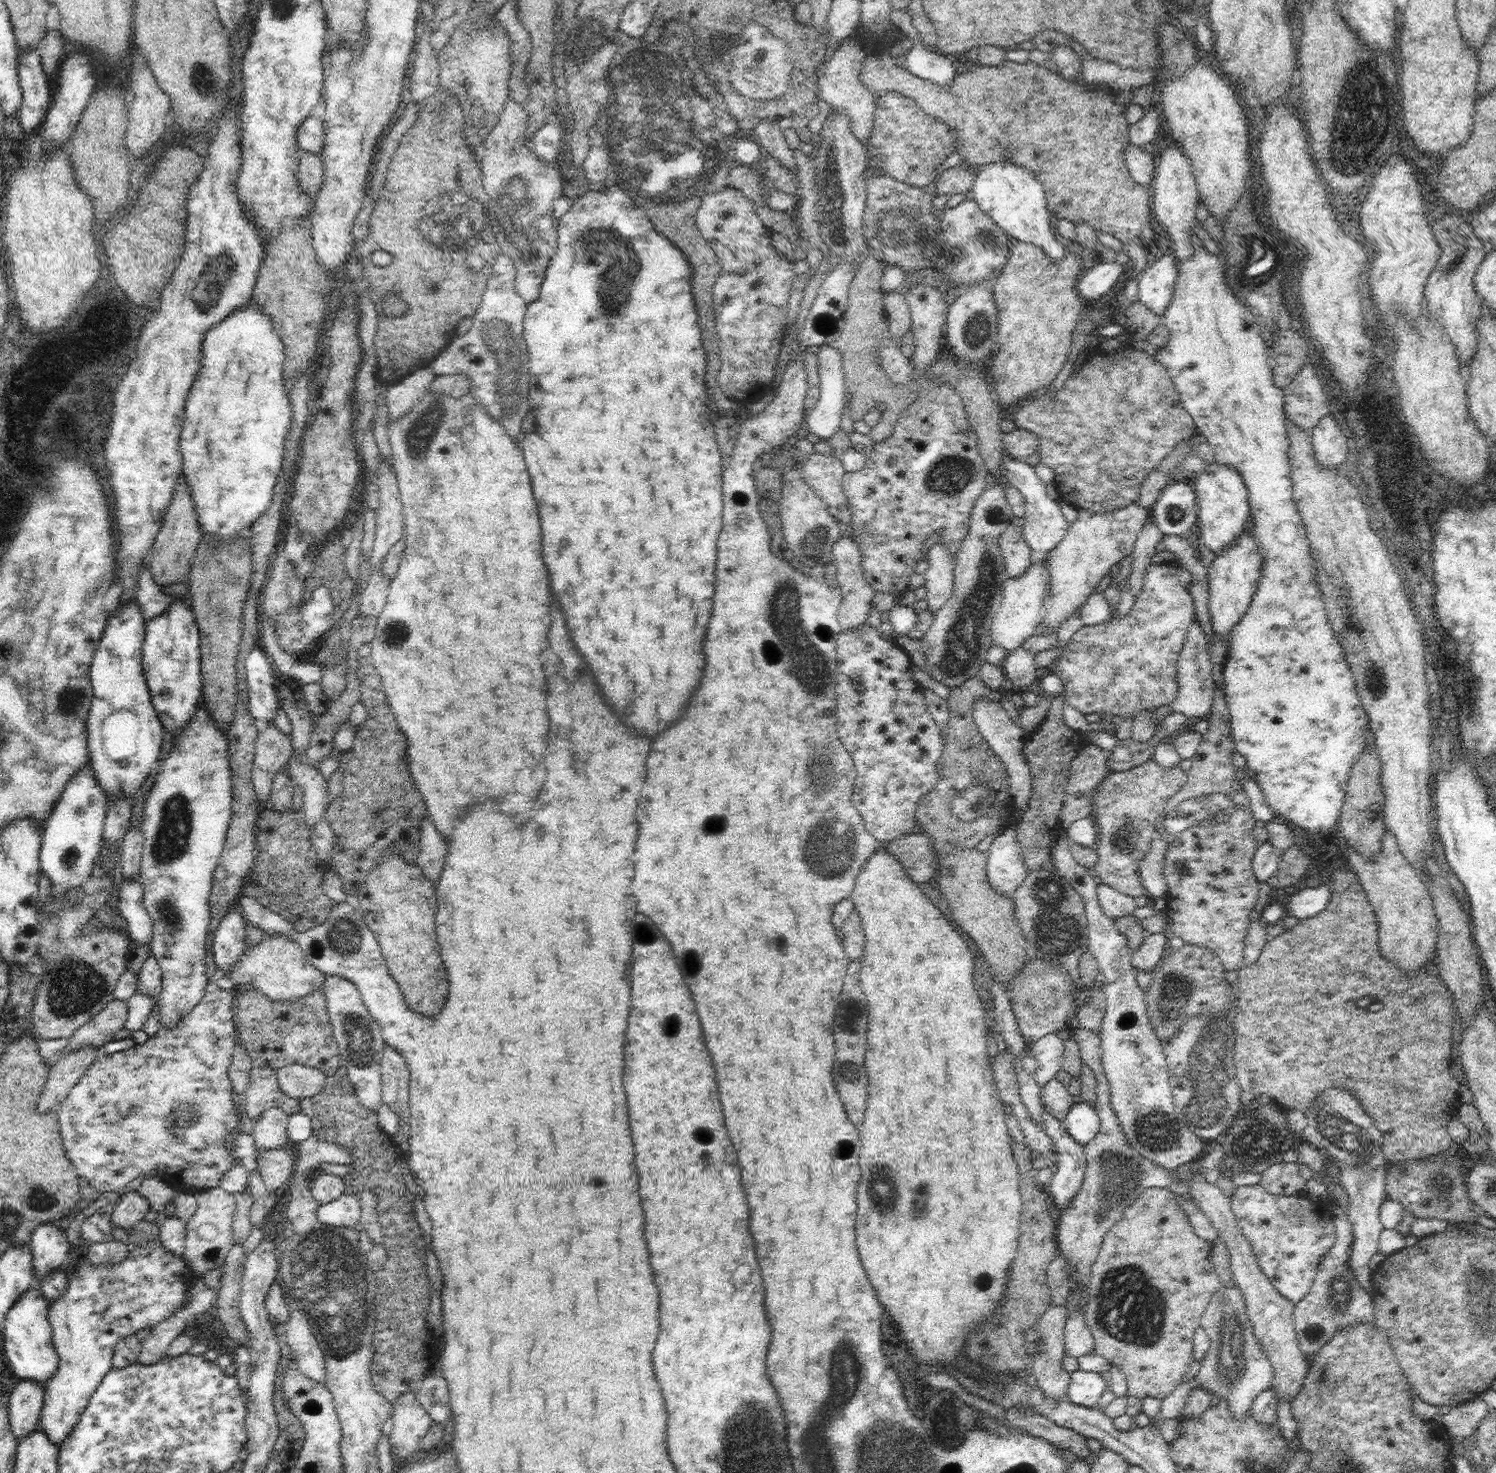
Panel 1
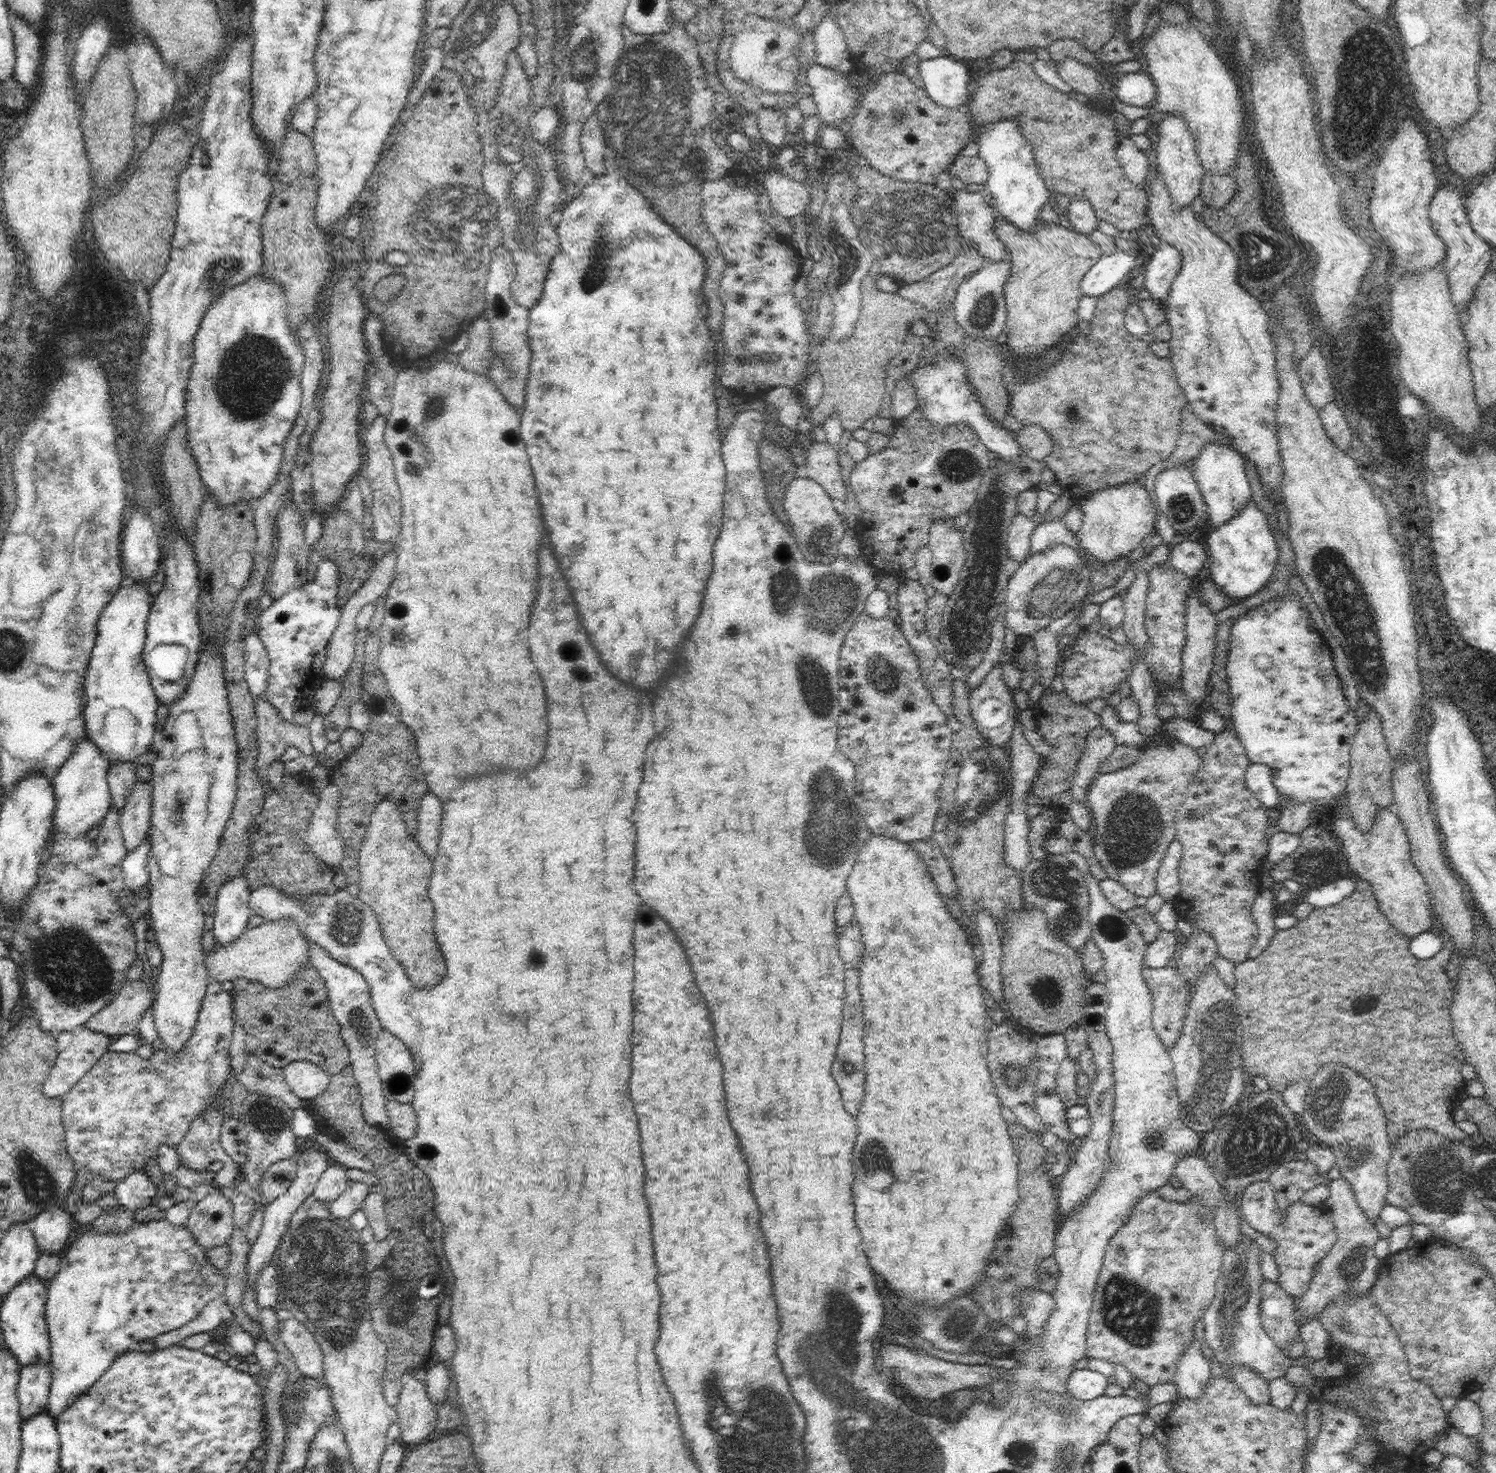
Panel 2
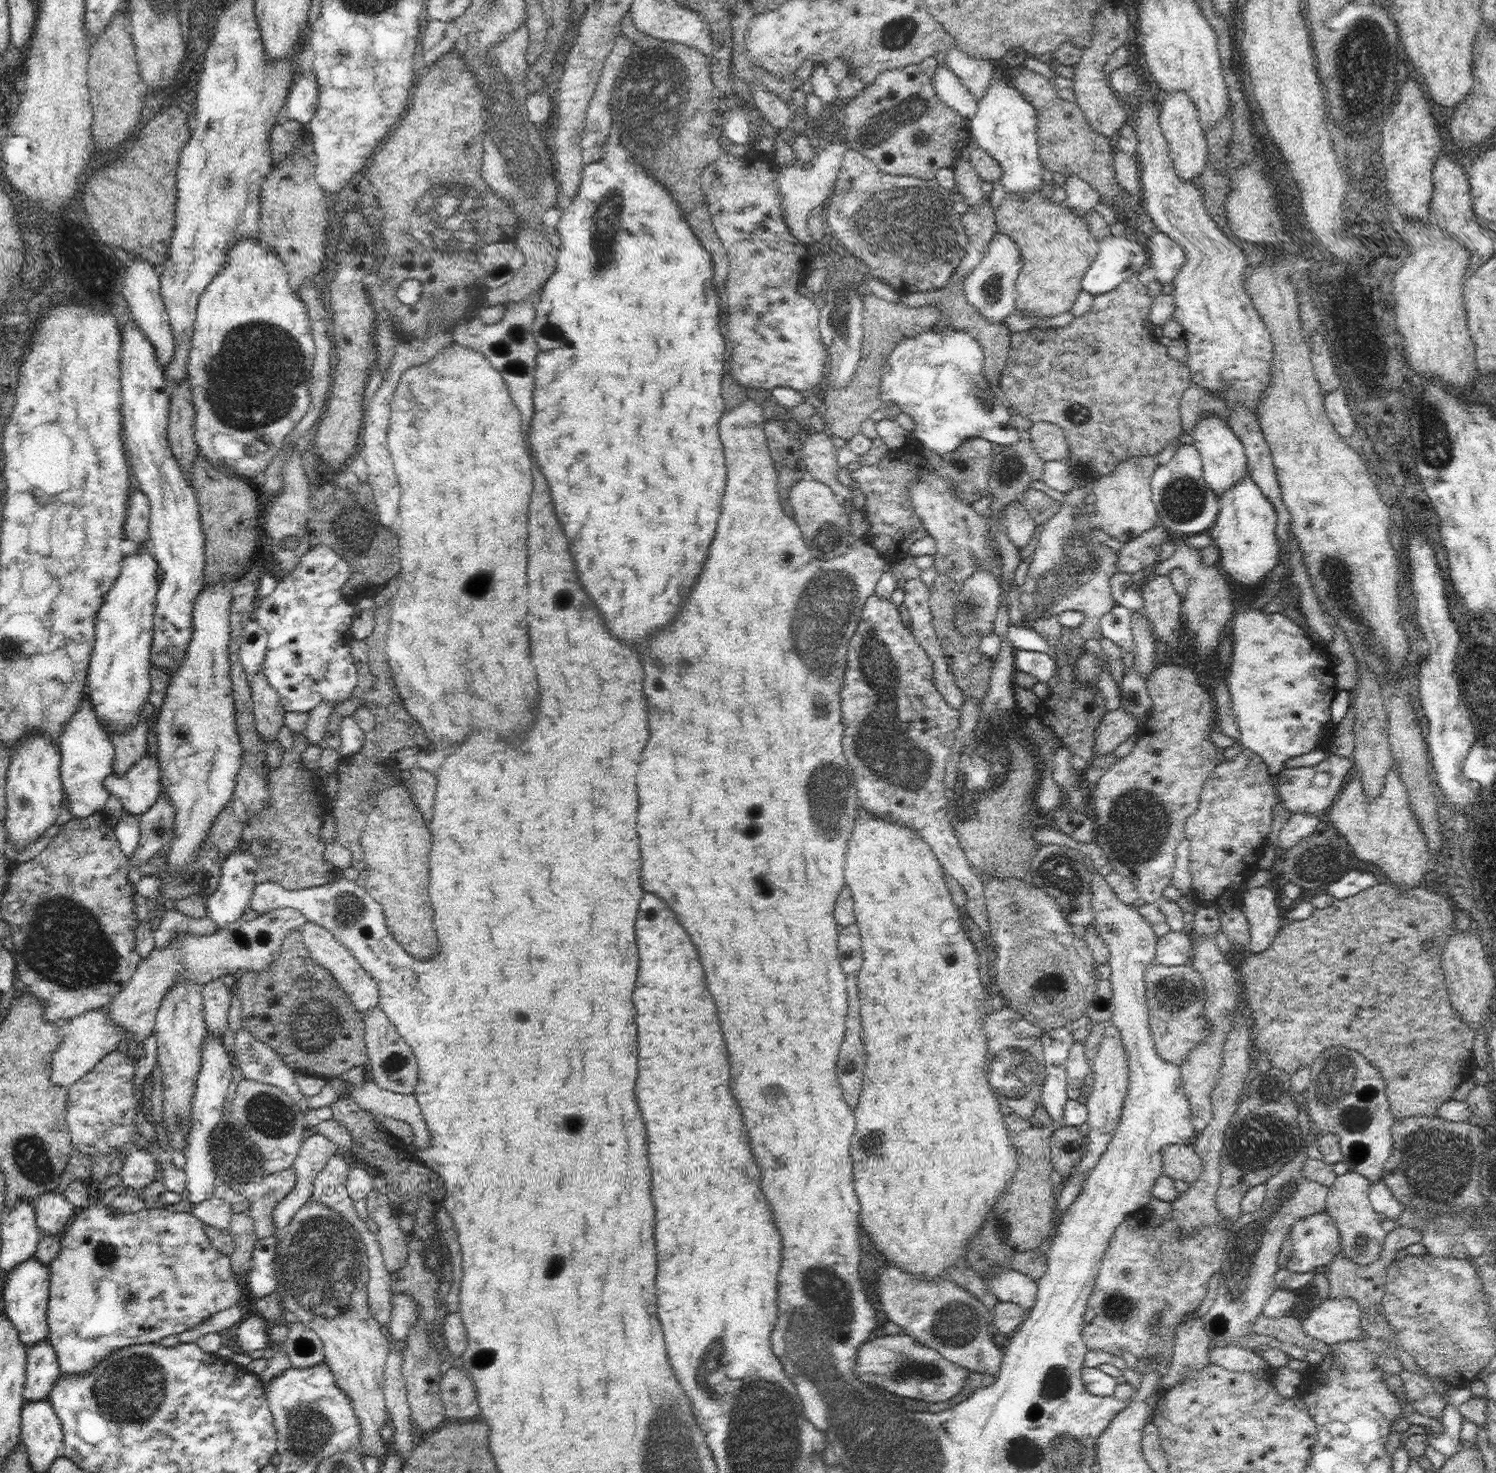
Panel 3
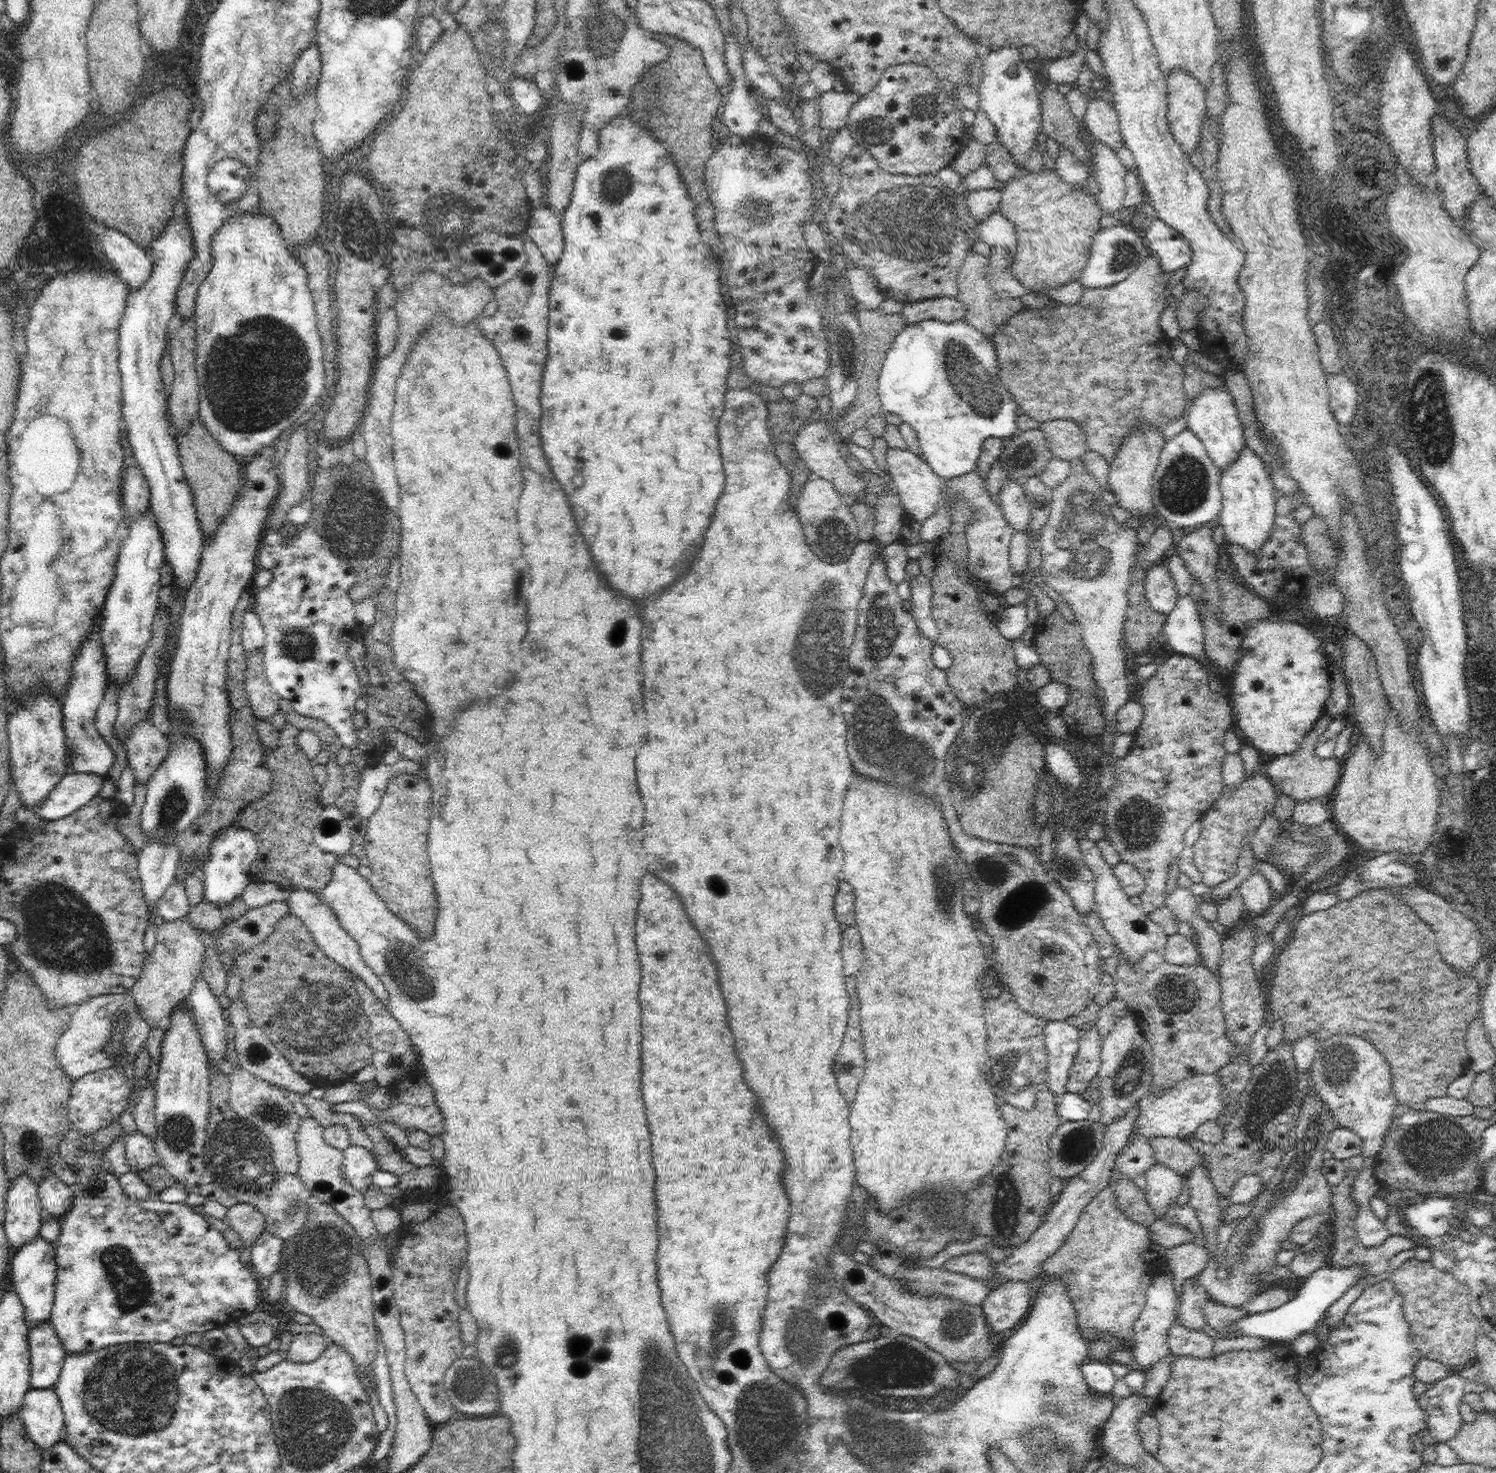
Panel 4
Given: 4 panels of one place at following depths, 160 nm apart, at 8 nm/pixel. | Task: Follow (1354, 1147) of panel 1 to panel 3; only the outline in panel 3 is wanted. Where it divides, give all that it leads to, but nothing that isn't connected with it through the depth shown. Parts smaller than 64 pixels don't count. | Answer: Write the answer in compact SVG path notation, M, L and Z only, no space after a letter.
M1331 1046L1323 1052L1311 1066L1310 1084L1303 1095L1305 1108L1310 1114L1311 1124L1316 1130L1316 1139L1320 1132L1334 1133L1340 1137L1342 1162L1350 1172L1365 1176L1371 1185L1383 1180L1383 1166L1393 1153L1393 1135L1391 1127L1395 1123L1386 1097L1386 1081L1379 1070L1370 1064L1357 1050L1345 1046Z

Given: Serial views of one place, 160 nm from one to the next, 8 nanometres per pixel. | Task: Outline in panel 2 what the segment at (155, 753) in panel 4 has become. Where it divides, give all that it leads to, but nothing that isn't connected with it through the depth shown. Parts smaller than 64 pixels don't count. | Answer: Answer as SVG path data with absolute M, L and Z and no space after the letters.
M137 778L136 786L133 786L119 814L122 838L128 852L136 850L149 833L152 795L151 783Z

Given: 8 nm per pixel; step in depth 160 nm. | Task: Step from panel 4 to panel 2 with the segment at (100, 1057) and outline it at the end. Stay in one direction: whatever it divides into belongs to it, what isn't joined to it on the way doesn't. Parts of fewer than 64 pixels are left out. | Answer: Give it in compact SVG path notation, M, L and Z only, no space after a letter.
M81 1026L72 1033L72 1042L66 1049L59 1049L49 1077L44 1081L44 1095L48 1098L62 1098L66 1095L108 1051L112 1039L86 1026Z

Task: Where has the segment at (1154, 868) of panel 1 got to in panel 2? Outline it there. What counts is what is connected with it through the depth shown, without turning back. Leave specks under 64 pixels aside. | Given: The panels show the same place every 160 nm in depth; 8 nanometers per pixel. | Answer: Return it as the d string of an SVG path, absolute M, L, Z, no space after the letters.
M1174 839L1166 849L1166 854L1160 861L1157 877L1156 892L1165 902L1174 902L1180 888L1180 877L1178 876L1178 865L1182 858L1182 845Z

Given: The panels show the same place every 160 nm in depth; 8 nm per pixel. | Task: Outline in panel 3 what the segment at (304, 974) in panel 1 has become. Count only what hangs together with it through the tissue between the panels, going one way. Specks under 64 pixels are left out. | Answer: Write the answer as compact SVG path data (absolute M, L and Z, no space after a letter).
M286 907L259 913L258 917L250 921L238 919L211 935L197 936L184 931L183 938L174 937L166 947L154 949L148 957L140 960L130 983L107 1005L108 1017L126 1031L128 1036L124 1036L124 1043L129 1036L138 1043L142 1042L154 1033L156 1014L162 999L180 980L202 987L225 975L264 971L272 965L272 961L278 959L280 945L288 934L301 930L306 922L306 917L299 910Z

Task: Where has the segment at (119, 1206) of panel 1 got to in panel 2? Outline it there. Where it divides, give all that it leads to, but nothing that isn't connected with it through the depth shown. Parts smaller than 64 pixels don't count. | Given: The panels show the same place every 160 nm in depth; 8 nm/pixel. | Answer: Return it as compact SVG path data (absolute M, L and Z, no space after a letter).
M135 1170L132 1174L116 1182L115 1198L119 1204L136 1212L155 1203L158 1199L157 1188L150 1181L146 1170Z

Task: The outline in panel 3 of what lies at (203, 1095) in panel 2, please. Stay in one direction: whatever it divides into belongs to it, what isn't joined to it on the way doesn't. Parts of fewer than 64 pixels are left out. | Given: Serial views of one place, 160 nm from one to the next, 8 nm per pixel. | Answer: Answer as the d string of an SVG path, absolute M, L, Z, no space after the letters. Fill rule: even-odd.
M215 979L202 986L200 991L203 994L203 1010L206 1018L207 1032L211 1032L213 1036L222 1038L224 1031L229 1028L227 1017L231 1000L234 997L234 988L228 988L228 986L224 985L224 982L221 979ZM124 1049L116 1050L110 1054L107 1054L88 1074L85 1074L80 1080L77 1080L67 1091L68 1097L66 1100L66 1114L65 1119L67 1120L67 1125L69 1128L69 1133L71 1136L71 1142L73 1143L75 1152L82 1152L84 1154L89 1154L92 1156L102 1156L102 1154L112 1154L117 1150L117 1156L121 1158L123 1161L127 1157L127 1155L131 1152L133 1144L133 1140L135 1140L136 1134L139 1132L138 1125L136 1124L136 1113L139 1111L139 1108L142 1107L142 1110L148 1110L148 1102L147 1107L143 1107L142 1103L138 1102L136 1096L134 1096L134 1088L132 1087L132 1078L134 1078L136 1070L136 1060L132 1058L129 1053L126 1053Z

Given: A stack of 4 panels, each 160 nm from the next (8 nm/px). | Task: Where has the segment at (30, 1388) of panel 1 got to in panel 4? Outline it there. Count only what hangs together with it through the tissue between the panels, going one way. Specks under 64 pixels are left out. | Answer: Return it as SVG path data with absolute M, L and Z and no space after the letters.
M47 1320L29 1330L31 1360L31 1388L53 1388L61 1373L67 1352L56 1334L53 1324Z

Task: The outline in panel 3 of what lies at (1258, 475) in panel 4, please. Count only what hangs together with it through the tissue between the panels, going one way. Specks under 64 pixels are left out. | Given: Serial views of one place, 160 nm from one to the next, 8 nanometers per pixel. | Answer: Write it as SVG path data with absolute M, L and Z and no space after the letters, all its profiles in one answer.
M1247 475L1238 485L1222 494L1218 499L1218 509L1218 517L1207 531L1220 551L1218 567L1237 590L1246 588L1254 591L1263 585L1266 575L1281 562L1274 506L1254 485L1254 479Z

